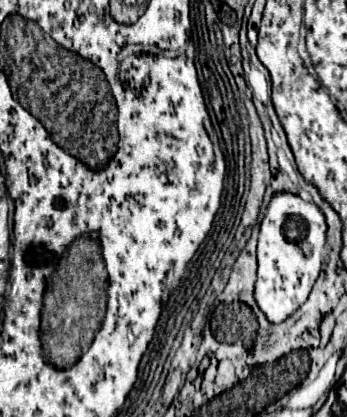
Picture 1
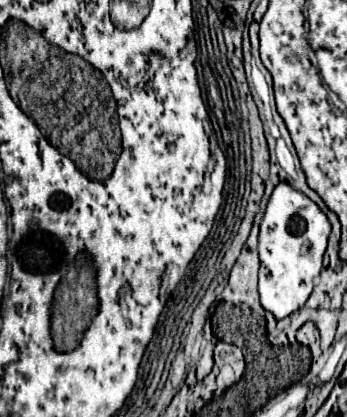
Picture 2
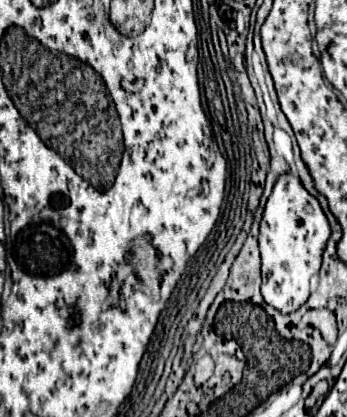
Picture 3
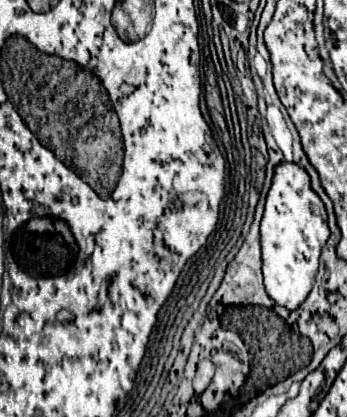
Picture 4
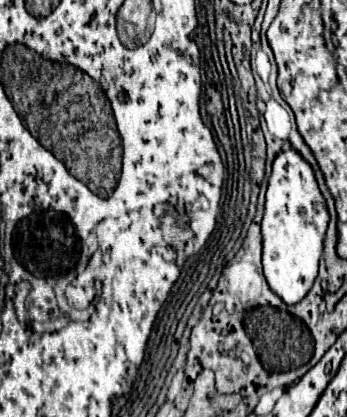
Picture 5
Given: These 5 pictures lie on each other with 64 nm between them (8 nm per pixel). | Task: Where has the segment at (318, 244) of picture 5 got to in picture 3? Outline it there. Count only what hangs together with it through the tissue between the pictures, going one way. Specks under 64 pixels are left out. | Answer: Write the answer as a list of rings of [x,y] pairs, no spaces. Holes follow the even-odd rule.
[[[284,174],[274,184],[260,222],[260,258],[262,258],[262,298],[282,314],[298,310],[310,296],[310,280],[318,274],[322,252],[330,238],[330,224],[318,200],[310,196],[300,180]]]

